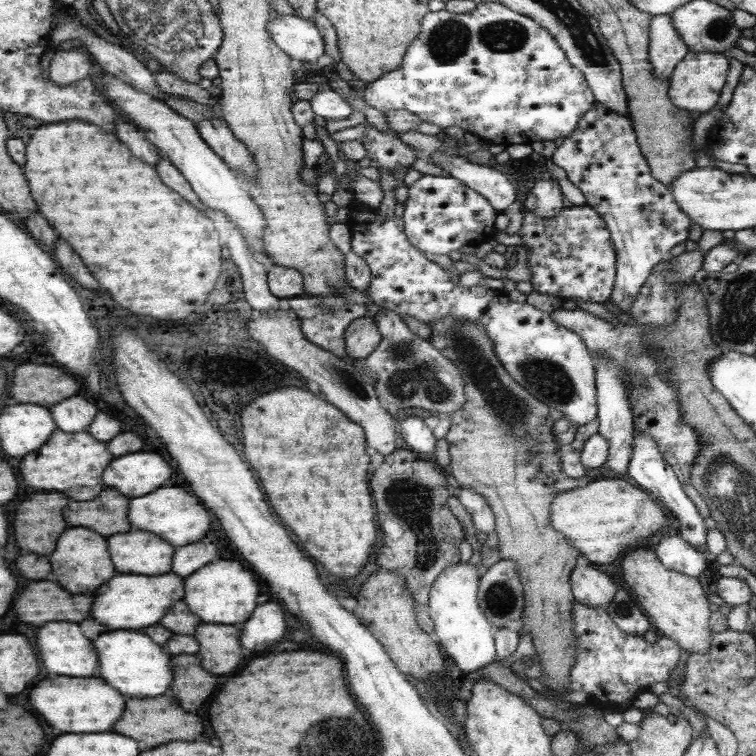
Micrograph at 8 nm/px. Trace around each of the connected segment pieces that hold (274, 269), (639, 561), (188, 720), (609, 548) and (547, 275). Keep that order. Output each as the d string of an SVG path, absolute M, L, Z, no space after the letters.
M269 265L267 283L270 284L271 293L283 301L305 292L302 273L284 266Z
M634 550L621 558L622 574L630 592L635 596L650 622L660 629L664 637L674 639L689 654L707 654L713 646L710 628L710 604L706 600L702 582L680 571L672 570L660 562L652 550Z
M164 696L164 698L128 698L128 714L124 714L124 722L120 722L120 734L128 734L136 738L136 742L144 742L144 750L154 746L166 744L170 740L196 740L198 734L204 732L204 722L200 716L186 712L178 706L178 700Z
M601 478L583 484L575 489L563 491L553 500L551 505L552 524L571 541L576 550L582 551L586 558L596 564L610 564L620 558L624 552L634 548L640 540L646 540L658 534L662 528L670 524L670 516L660 508L642 488L632 486L630 482L620 478Z
M585 205L564 207L556 218L539 218L522 210L523 223L518 235L528 249L530 282L534 291L558 299L592 303L609 301L618 274L618 254L606 220L595 207Z

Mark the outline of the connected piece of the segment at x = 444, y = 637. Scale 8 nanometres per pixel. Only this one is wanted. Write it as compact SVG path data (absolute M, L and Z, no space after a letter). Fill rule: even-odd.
M458 561L455 565L449 566L439 574L431 589L430 601L426 605L426 609L434 621L435 636L439 638L440 644L444 650L448 652L448 656L452 657L456 666L462 672L474 672L484 668L487 664L497 660L497 648L495 646L495 637L493 624L486 618L483 610L478 602L479 586L481 575L488 568L481 566L476 568L469 561Z

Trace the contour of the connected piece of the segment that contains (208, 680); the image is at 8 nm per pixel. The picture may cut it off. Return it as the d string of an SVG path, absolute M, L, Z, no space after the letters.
M182 654L171 658L176 658L176 686L172 686L174 696L180 698L180 706L188 706L192 712L200 710L212 696L218 676L206 672L196 656Z

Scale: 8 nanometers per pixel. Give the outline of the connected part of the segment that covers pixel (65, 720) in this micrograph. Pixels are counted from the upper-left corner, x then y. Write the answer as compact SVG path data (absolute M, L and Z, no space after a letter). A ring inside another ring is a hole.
M56 676L54 680L42 680L30 690L30 704L44 722L54 724L60 732L108 732L122 718L126 710L126 698L100 678L68 678Z

